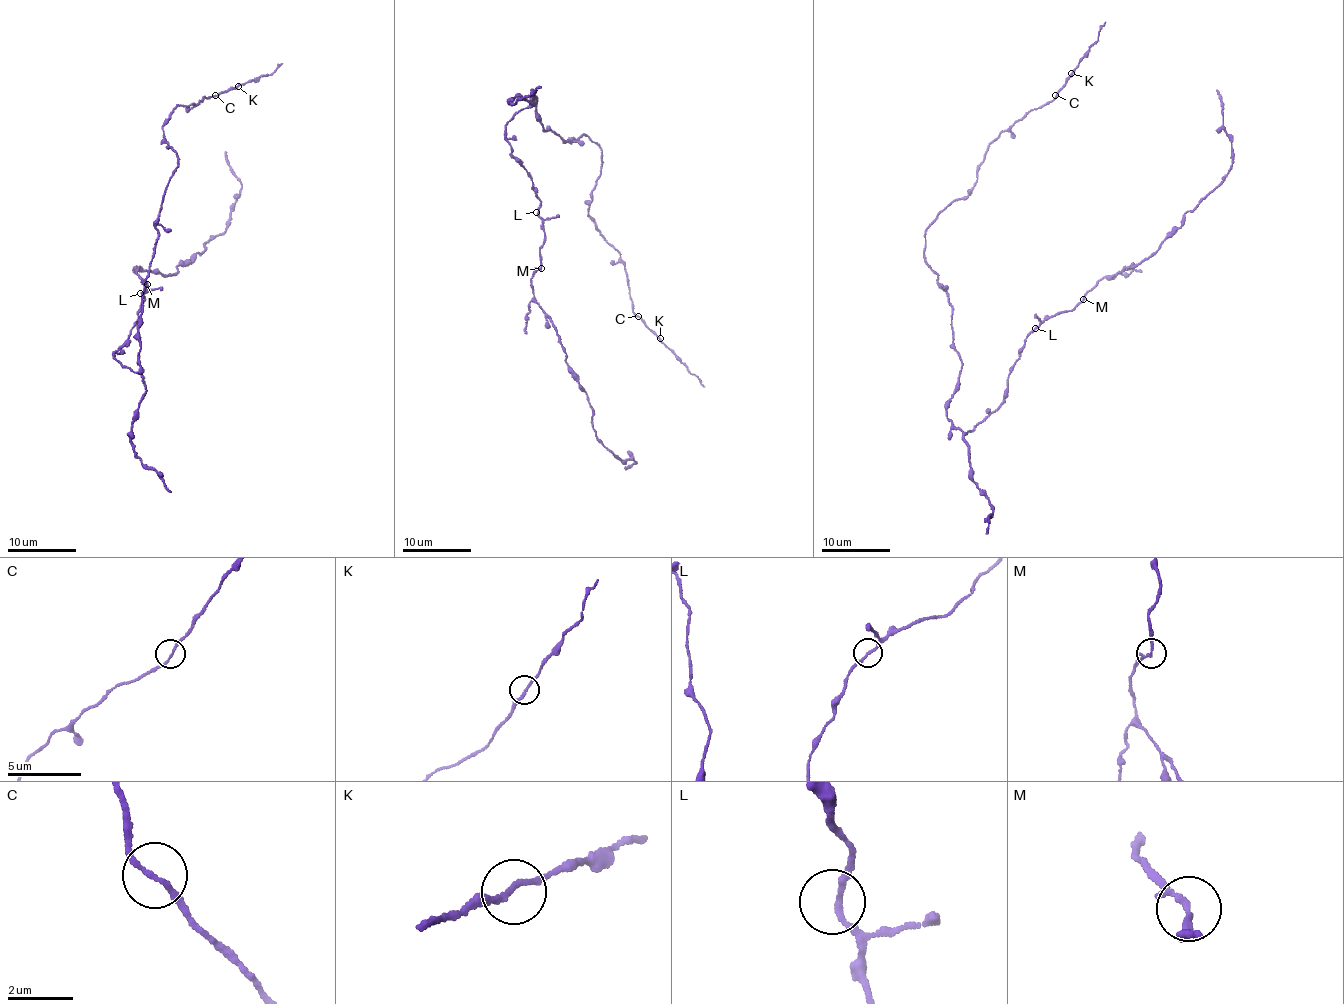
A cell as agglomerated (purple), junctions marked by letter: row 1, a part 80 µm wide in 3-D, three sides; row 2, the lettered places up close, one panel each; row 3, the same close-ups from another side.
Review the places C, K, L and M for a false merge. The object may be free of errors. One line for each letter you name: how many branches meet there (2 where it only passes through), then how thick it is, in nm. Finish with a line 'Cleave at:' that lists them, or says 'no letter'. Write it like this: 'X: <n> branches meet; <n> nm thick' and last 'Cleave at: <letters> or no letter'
Cleave at: no letter

